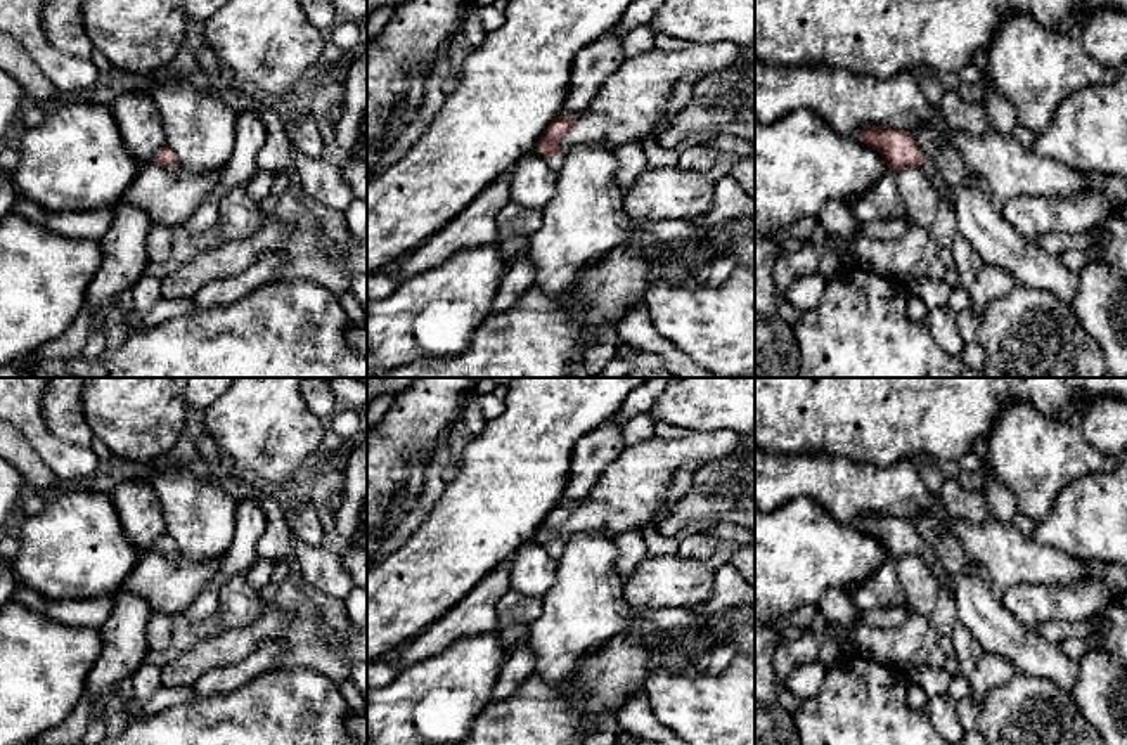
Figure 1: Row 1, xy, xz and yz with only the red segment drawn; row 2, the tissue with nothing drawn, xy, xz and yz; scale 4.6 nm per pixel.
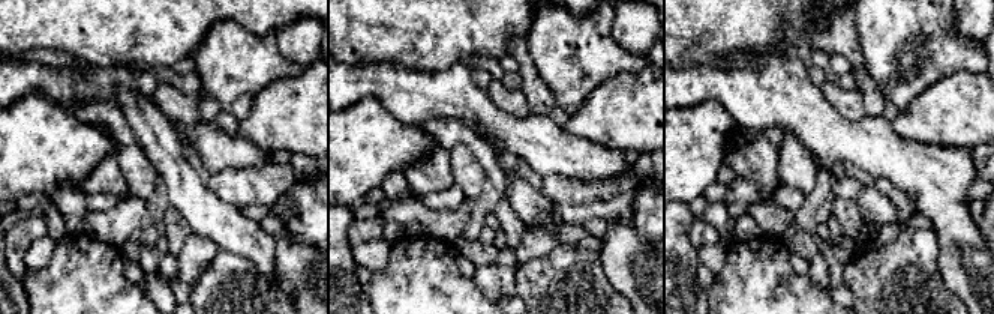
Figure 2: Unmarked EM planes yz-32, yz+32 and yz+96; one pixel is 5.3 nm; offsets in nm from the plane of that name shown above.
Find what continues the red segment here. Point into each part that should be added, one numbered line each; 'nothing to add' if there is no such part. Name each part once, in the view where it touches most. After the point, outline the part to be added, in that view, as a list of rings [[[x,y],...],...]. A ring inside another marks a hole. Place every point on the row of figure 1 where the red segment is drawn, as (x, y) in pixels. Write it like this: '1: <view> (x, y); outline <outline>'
1: xz (554, 161); outline [[[566,151],[547,156],[547,163],[557,173],[563,168],[564,158],[566,158]]]

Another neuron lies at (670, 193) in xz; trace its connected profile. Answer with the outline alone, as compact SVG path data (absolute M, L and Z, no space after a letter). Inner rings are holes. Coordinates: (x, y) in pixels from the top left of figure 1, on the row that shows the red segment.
M646 168L623 196L623 210L634 220L699 222L710 211L715 182L701 172Z

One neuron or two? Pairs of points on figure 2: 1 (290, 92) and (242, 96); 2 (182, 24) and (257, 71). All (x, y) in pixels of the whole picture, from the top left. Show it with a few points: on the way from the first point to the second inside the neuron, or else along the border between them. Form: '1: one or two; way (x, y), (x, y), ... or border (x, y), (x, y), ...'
1: two; border (287, 75), (270, 81), (239, 122)
2: two; border (236, 21), (218, 21), (192, 54)

